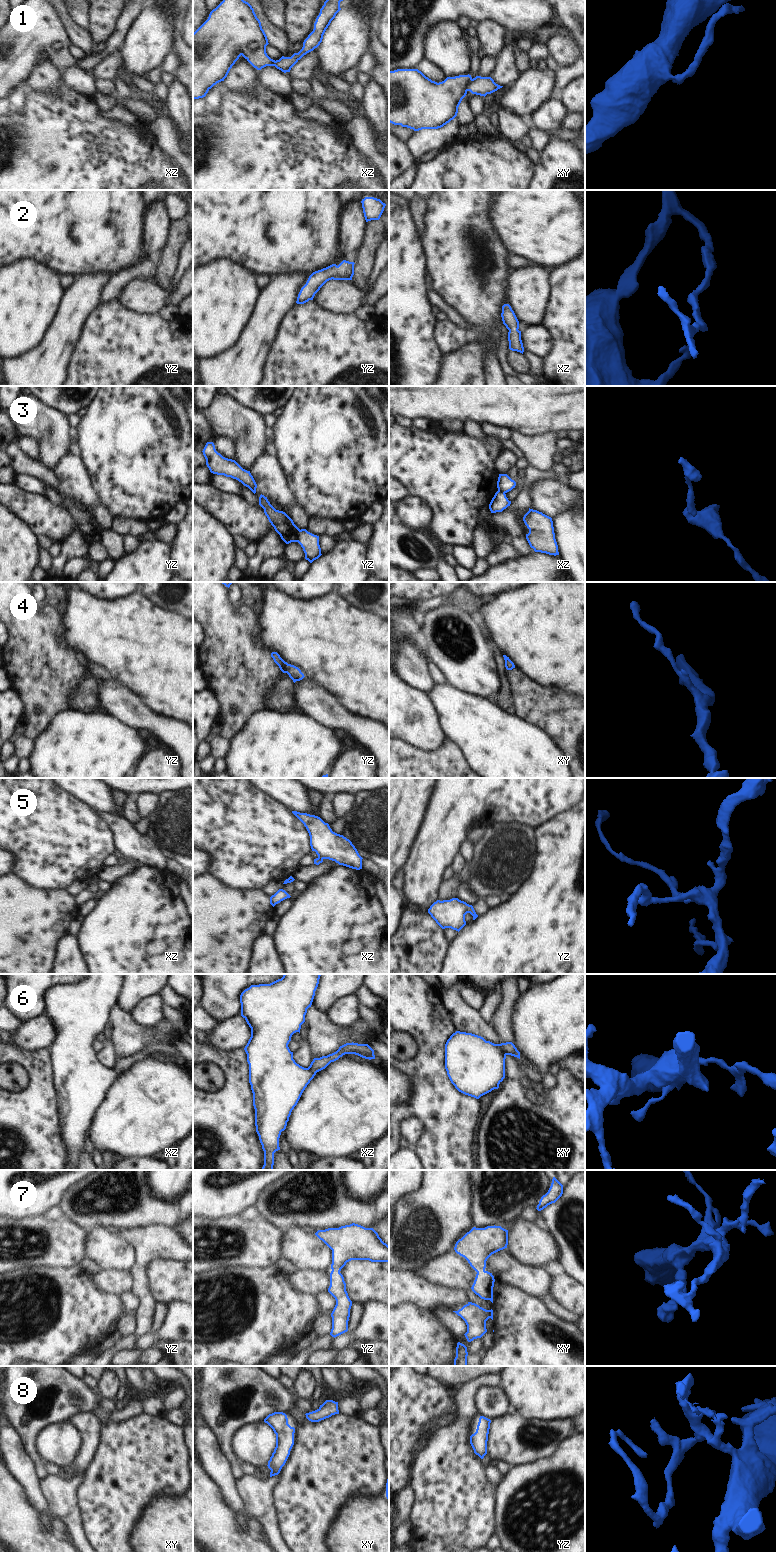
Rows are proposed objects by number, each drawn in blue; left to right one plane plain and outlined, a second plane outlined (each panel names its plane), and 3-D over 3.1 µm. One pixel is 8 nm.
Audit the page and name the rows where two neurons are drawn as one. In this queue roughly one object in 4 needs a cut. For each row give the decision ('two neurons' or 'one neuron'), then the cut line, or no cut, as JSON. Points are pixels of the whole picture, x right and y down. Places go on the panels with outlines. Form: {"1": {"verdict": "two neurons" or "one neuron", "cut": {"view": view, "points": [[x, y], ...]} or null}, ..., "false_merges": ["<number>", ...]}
{"1": {"verdict": "two neurons", "cut": {"view": "xy", "points": [[472, 79], [467, 90]]}}, "2": {"verdict": "one neuron", "cut": null}, "3": {"verdict": "two neurons", "cut": {"view": "yz", "points": [[300, 530], [296, 541]]}}, "4": {"verdict": "one neuron", "cut": null}, "5": {"verdict": "one neuron", "cut": null}, "6": {"verdict": "one neuron", "cut": null}, "7": {"verdict": "one neuron", "cut": null}, "8": {"verdict": "one neuron", "cut": null}, "false_merges": ["1", "3"]}

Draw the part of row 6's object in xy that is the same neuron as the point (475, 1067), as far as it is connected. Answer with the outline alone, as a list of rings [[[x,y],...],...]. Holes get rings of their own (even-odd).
[[[456,1031],[445,1044],[445,1069],[451,1083],[459,1092],[479,1099],[499,1088],[499,1084],[505,1078],[507,1055],[520,1059],[520,1052],[512,1042],[494,1044],[481,1036]]]

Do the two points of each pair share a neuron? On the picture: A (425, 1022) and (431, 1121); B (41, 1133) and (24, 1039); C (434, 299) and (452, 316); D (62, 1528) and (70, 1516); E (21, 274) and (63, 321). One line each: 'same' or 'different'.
A: same
B: different
C: same
D: different
E: different

